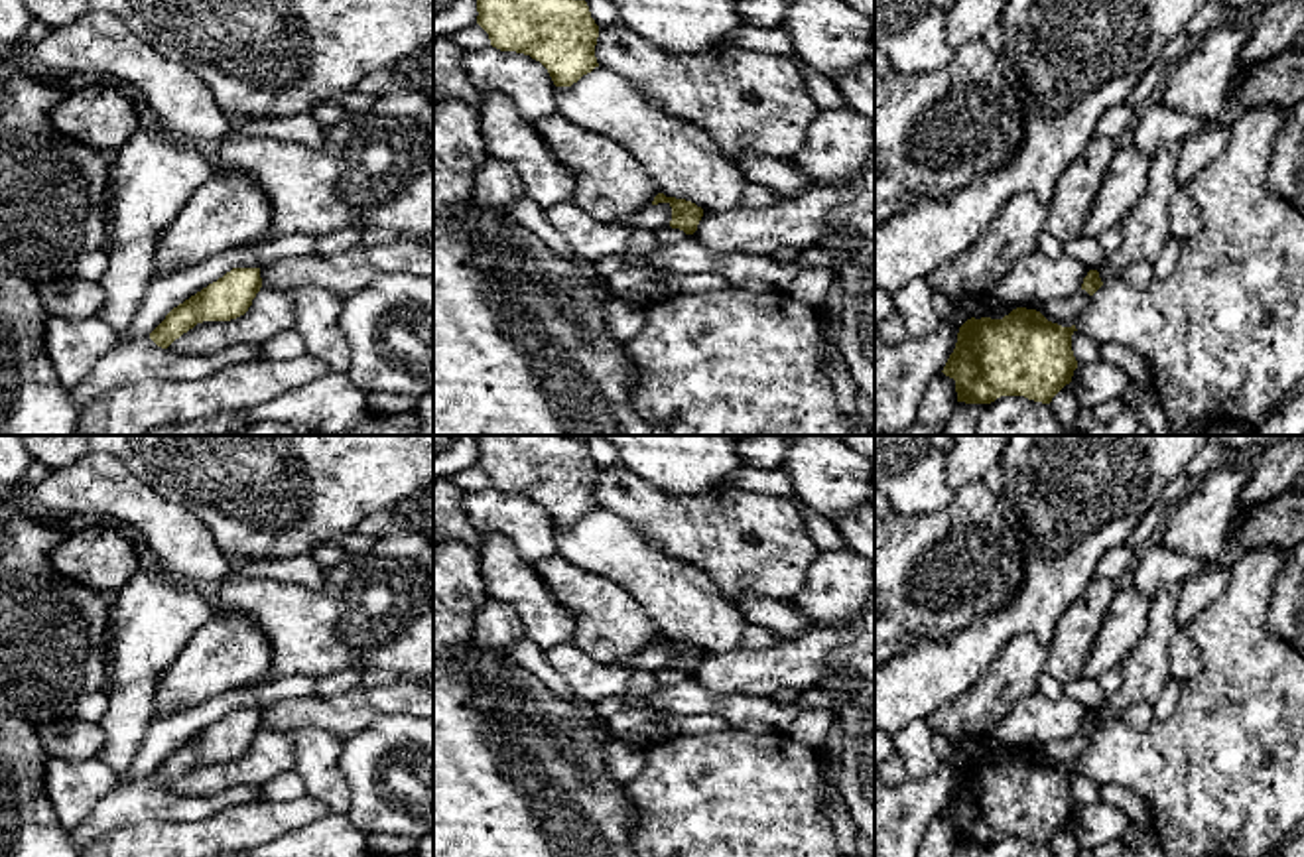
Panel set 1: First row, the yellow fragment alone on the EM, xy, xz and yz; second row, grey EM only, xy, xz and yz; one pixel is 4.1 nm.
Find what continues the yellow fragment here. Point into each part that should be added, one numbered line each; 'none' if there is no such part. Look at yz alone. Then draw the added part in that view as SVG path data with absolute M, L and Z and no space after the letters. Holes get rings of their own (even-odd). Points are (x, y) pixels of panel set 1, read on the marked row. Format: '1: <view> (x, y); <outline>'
none

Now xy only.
none

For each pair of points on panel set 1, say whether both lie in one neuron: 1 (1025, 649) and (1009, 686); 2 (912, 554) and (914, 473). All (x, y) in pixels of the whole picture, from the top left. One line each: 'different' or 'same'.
1: same
2: different

